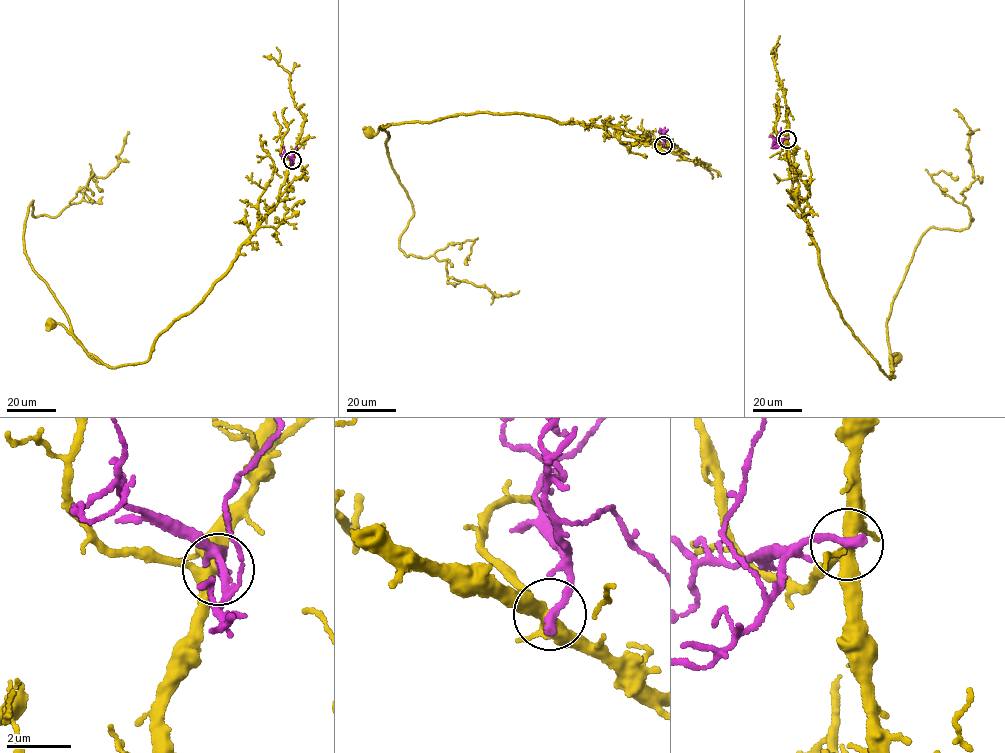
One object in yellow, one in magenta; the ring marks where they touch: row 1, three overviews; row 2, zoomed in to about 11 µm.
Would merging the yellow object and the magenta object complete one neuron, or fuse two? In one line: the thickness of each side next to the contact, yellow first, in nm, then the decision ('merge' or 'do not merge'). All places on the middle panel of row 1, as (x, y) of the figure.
360/320 nm | do not merge

